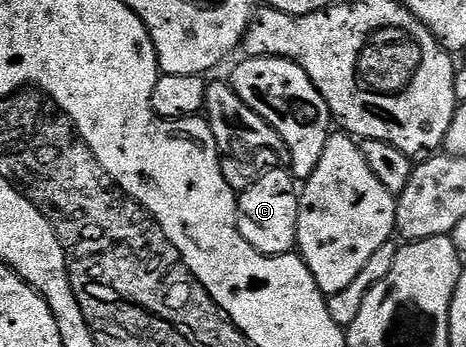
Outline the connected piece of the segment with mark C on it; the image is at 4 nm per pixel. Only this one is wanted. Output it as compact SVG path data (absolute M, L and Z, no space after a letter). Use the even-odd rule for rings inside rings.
M275 167L279 168L260 171L258 178L237 196L237 226L241 238L245 238L245 242L249 242L249 246L263 256L285 256L296 247L301 188L286 167Z

